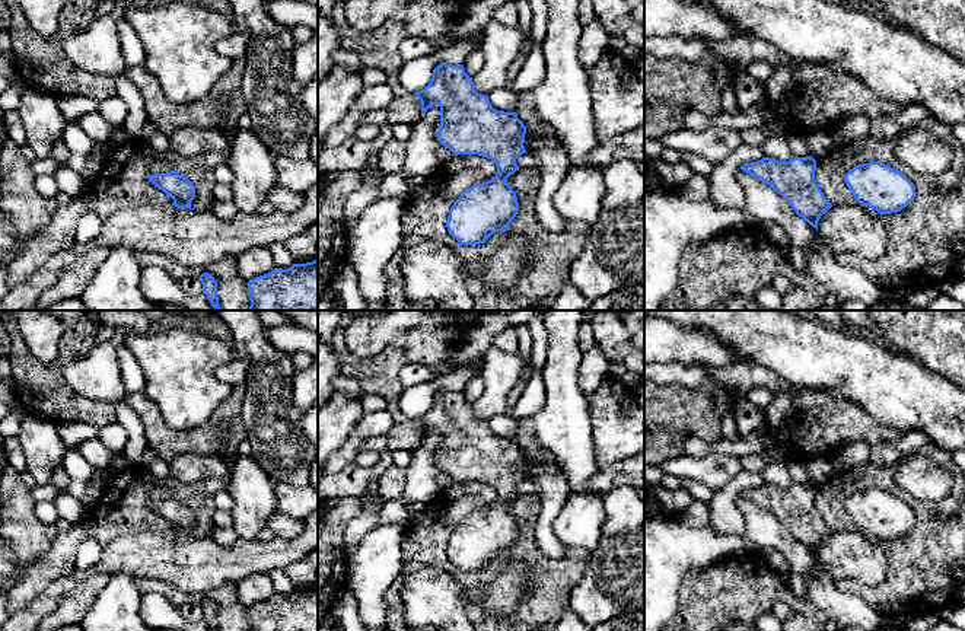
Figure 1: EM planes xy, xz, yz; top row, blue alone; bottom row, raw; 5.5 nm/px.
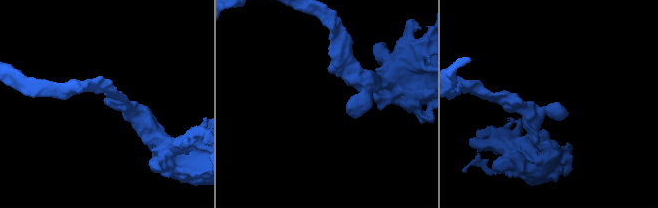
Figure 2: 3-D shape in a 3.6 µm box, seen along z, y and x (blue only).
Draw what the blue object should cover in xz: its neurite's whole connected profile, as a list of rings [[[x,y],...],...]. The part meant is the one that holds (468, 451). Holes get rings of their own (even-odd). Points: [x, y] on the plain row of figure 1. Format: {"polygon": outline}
{"polygon": [[[439,391],[431,399],[430,409],[414,420],[421,428],[421,443],[430,433],[440,433],[437,465],[442,472],[449,475],[453,482],[478,481],[491,485],[497,493],[493,506],[472,512],[453,529],[446,546],[449,561],[461,571],[480,571],[496,558],[510,557],[510,549],[519,538],[519,529],[506,506],[519,497],[516,485],[526,479],[523,472],[526,453],[517,440],[494,436],[488,423],[474,415],[472,404],[465,399],[462,391]]]}

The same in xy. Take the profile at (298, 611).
{"polygon": [[[318,586],[248,608],[251,631],[318,631]]]}

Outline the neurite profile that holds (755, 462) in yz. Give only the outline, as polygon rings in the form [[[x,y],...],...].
[[[762,452],[739,456],[739,462],[743,471],[761,474],[765,468],[765,453]]]

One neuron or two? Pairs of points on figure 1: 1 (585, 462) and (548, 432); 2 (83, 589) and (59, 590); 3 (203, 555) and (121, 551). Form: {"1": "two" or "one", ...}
{"1": "one", "2": "two", "3": "one"}

